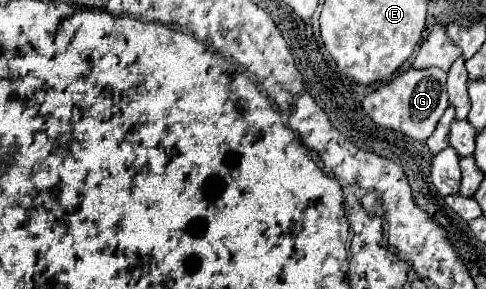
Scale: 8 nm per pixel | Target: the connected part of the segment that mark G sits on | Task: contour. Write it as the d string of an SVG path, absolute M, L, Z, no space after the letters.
M435 67L429 69L409 69L401 75L397 75L395 79L391 79L389 83L385 83L383 87L379 87L377 91L369 93L363 99L363 111L383 129L393 129L393 131L401 131L403 135L411 137L413 141L425 143L439 119L443 117L445 109L449 107L447 101L447 87L445 87L445 77L447 73Z

